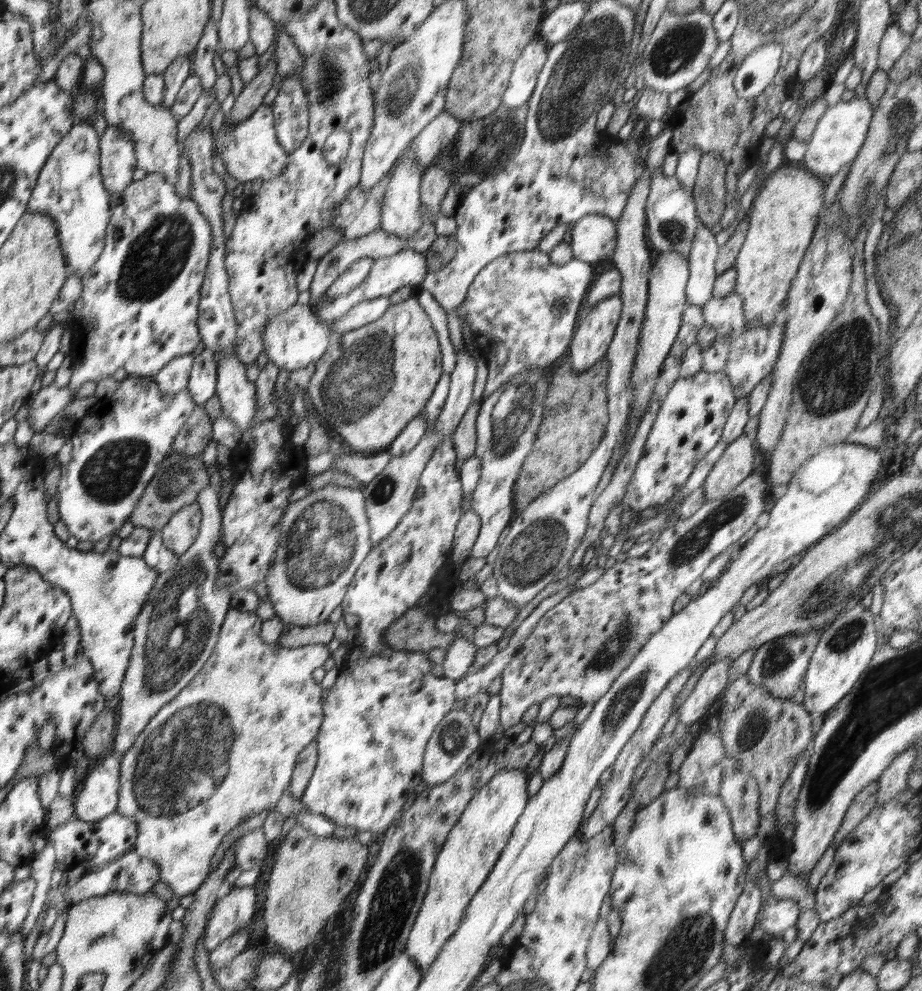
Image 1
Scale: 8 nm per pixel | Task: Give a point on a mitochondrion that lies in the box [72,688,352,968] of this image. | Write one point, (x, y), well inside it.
(186, 763)

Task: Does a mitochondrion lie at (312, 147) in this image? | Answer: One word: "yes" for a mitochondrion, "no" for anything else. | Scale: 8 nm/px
no

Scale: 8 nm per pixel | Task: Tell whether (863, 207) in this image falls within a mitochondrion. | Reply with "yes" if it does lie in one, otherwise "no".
yes

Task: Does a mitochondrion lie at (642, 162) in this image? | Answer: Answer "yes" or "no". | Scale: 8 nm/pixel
no

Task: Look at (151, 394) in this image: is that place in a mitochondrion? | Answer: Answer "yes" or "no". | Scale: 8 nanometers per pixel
no

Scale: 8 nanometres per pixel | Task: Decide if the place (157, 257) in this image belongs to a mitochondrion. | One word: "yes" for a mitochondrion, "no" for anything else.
yes

